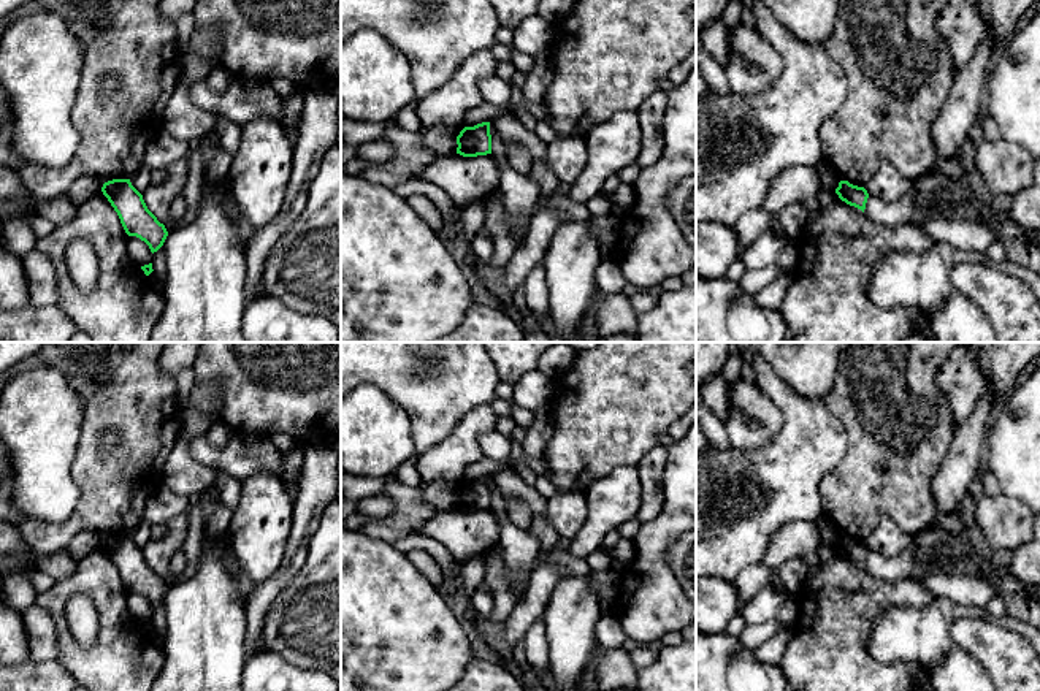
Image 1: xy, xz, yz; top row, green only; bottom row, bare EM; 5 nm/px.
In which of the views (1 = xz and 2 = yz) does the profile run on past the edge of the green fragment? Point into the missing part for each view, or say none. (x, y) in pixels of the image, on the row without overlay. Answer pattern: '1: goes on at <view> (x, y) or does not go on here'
1: does not go on here
2: does not go on here

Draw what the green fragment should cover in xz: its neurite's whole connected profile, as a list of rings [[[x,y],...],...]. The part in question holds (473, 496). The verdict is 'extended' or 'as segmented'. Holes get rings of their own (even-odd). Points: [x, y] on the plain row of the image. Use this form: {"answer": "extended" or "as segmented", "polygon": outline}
{"answer": "as segmented", "polygon": [[[490,477],[465,482],[457,491],[457,499],[457,509],[463,512],[491,509]]]}

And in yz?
{"answer": "as segmented", "polygon": [[[840,536],[835,548],[842,556],[864,567],[869,553],[869,548],[864,542],[853,540],[848,536]]]}

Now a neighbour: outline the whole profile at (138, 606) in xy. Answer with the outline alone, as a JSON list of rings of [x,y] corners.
[[[128,591],[127,609],[140,621],[149,620],[154,612],[149,601],[136,591]]]

